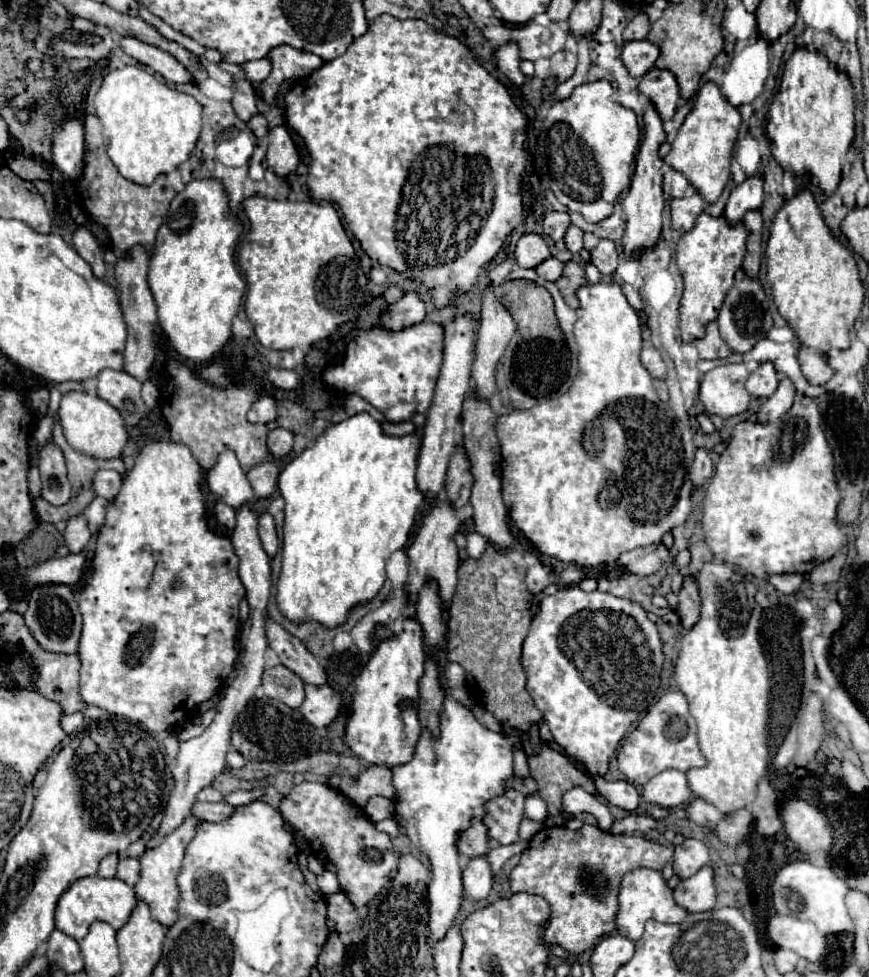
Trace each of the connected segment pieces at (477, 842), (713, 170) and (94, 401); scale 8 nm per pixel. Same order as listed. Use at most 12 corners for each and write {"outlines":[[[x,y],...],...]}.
{"outlines":[[[480,818],[458,834],[460,854],[488,854],[488,834]],[[698,90],[664,162],[714,204],[730,180],[738,108]],[[66,392],[58,418],[72,448],[116,458],[128,442],[118,410]]]}

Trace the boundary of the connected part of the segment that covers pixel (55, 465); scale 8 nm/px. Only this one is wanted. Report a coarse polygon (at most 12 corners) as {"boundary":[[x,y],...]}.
{"boundary":[[40,448],[42,498],[54,506],[70,500],[60,448]]}

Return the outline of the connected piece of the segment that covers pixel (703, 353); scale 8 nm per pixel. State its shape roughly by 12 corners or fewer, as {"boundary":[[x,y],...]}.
{"boundary":[[708,324],[706,336],[692,342],[702,360],[732,354],[720,338],[718,324]]}

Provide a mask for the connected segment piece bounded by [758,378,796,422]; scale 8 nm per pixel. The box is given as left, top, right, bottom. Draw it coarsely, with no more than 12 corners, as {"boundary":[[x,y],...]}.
{"boundary":[[782,378],[760,406],[758,420],[778,420],[794,402],[796,388]]}

